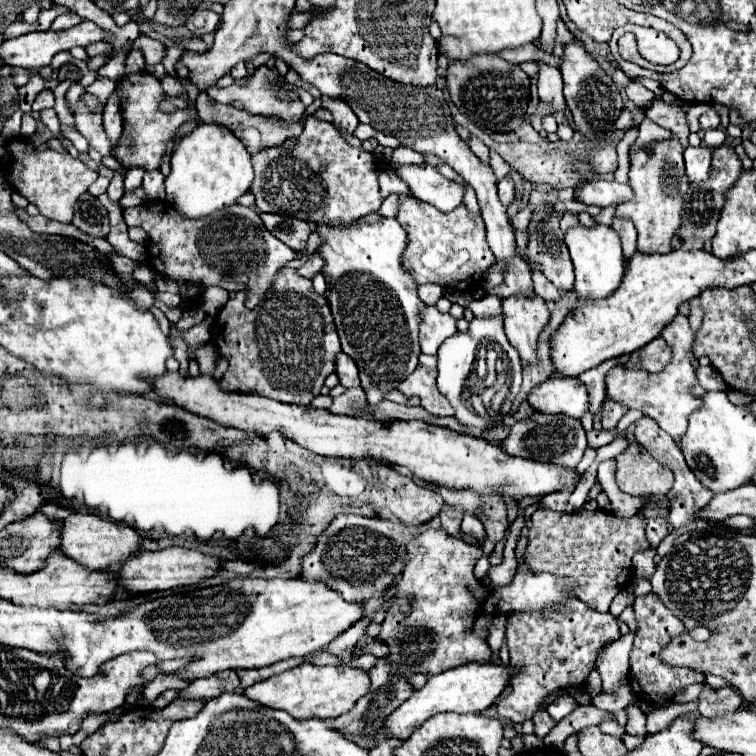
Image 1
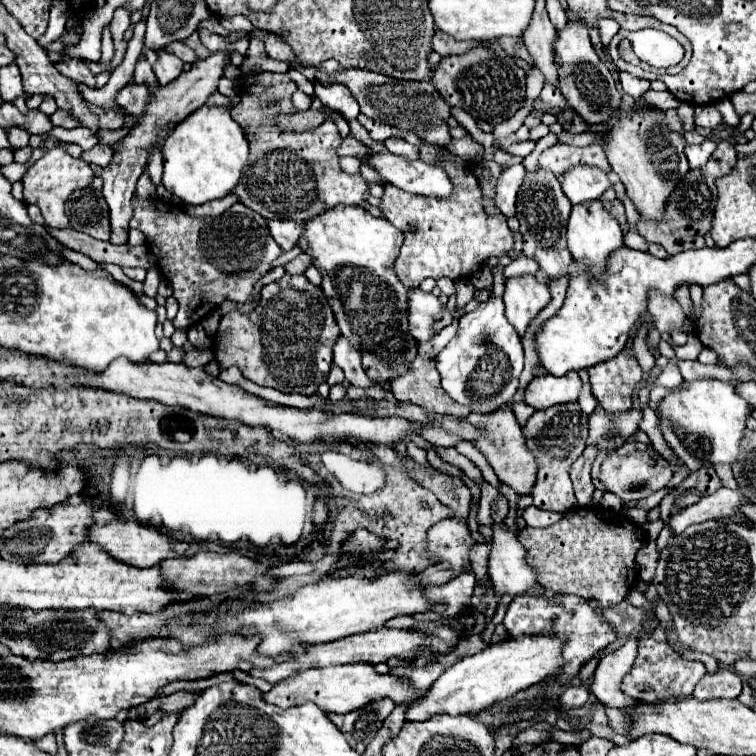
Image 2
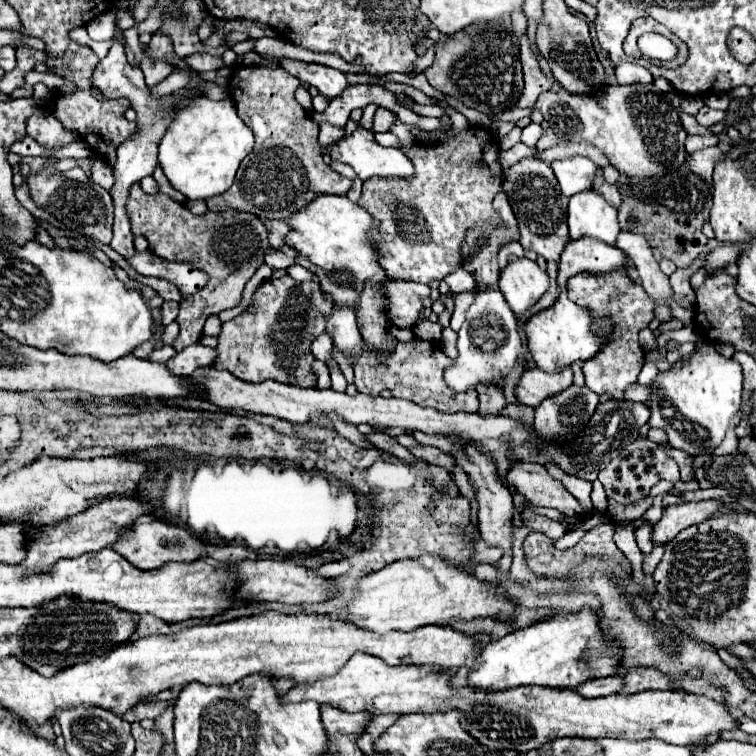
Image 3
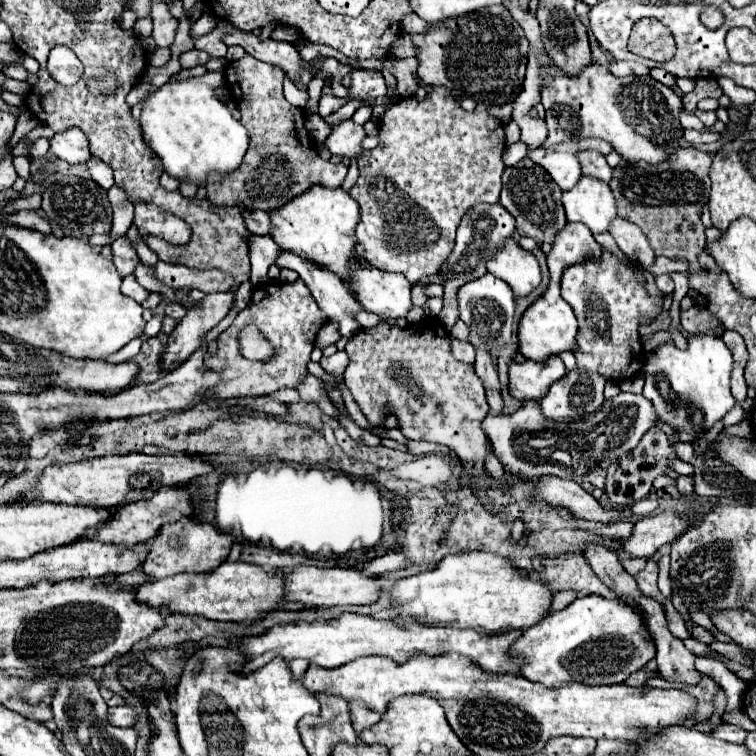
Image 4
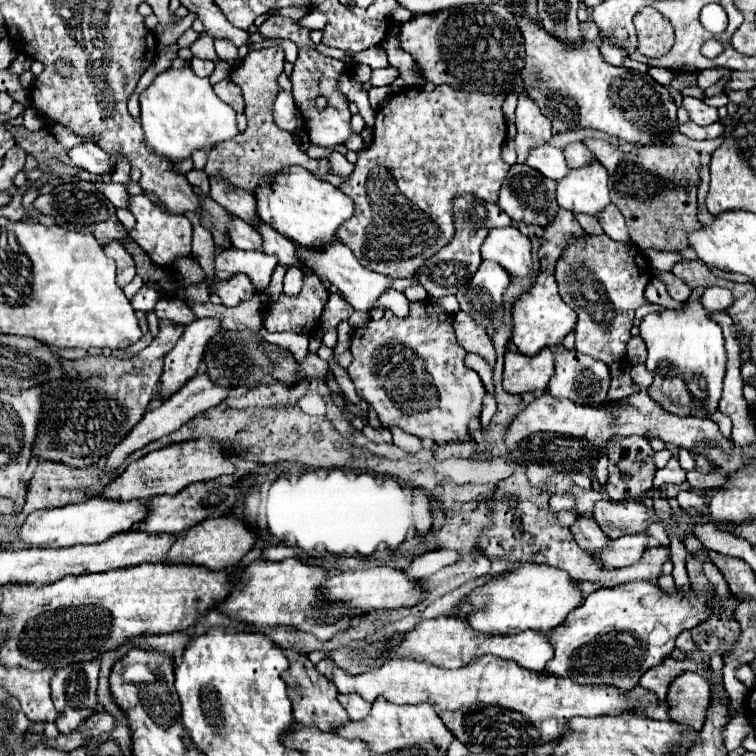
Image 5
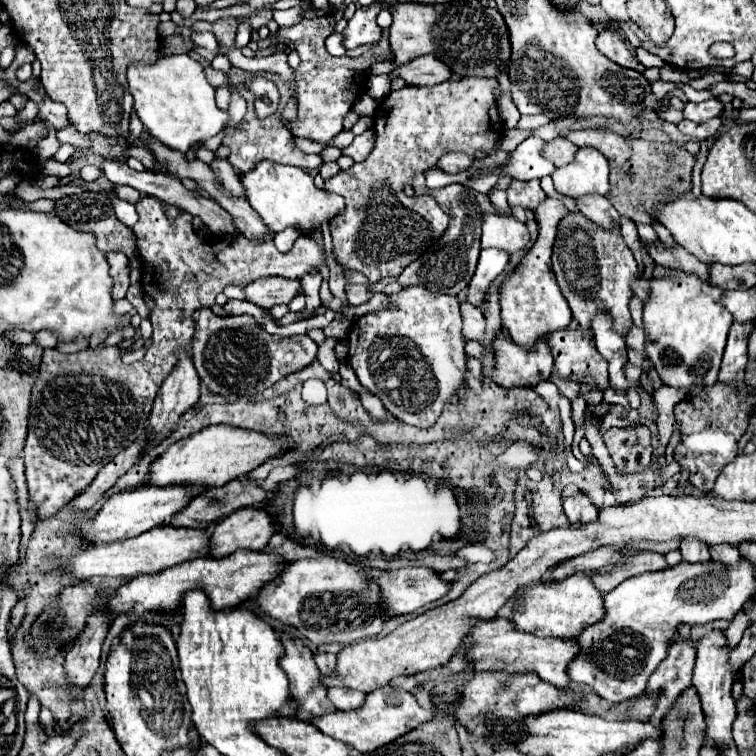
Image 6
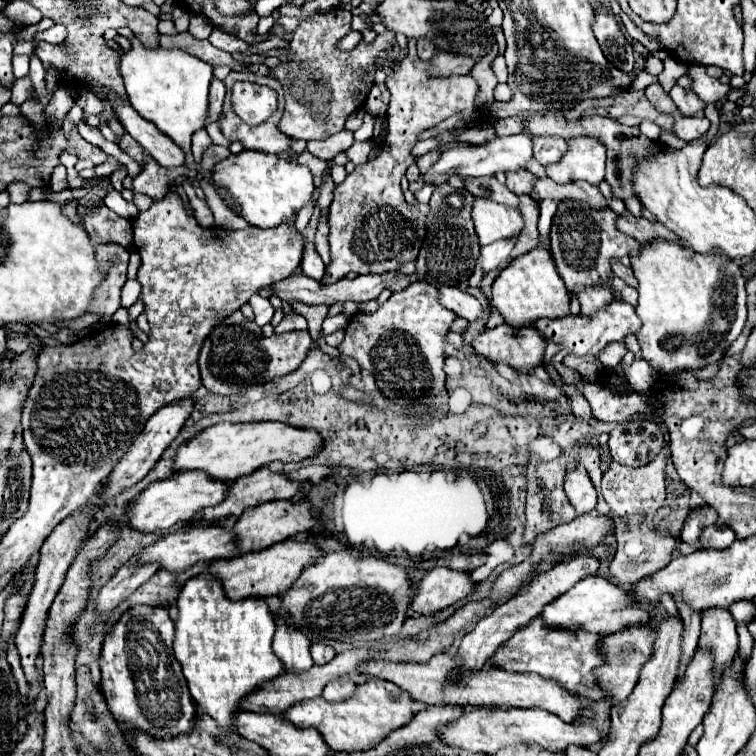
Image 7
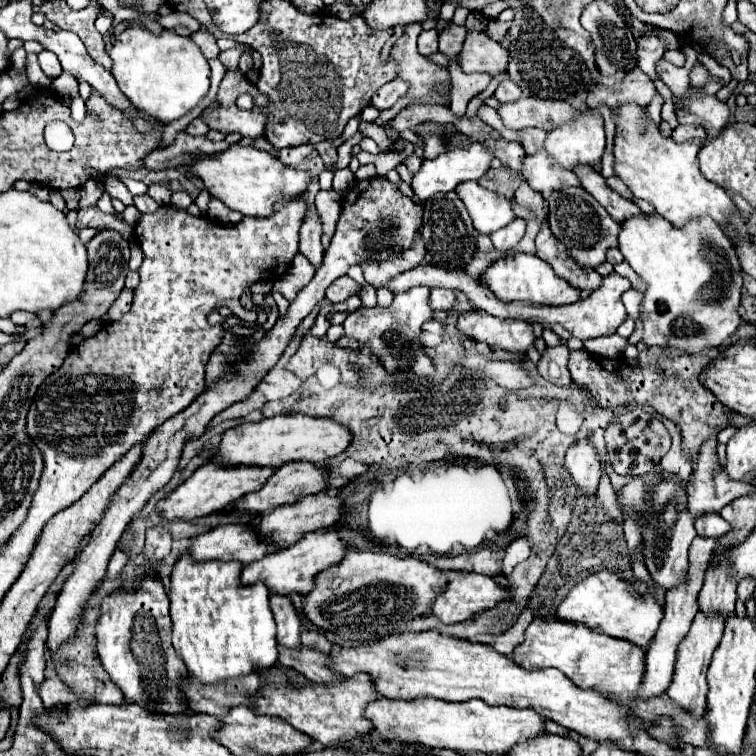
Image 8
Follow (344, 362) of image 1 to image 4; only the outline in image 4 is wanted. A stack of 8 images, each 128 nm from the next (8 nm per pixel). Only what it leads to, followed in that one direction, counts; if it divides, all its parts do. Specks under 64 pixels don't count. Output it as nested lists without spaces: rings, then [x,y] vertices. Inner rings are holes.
[[[280,250],[280,256],[276,258],[276,266],[278,268],[290,268],[290,270],[298,272],[298,276],[310,288],[310,292],[316,298],[316,302],[320,304],[320,308],[326,312],[328,320],[334,320],[334,322],[340,324],[340,336],[352,338],[360,330],[358,322],[354,320],[354,314],[360,310],[360,304],[354,300],[354,296],[350,294],[350,290],[346,288],[346,284],[336,274],[332,274],[326,268],[320,268],[320,266],[312,264],[310,260],[304,260],[302,256],[296,256],[294,252],[288,252],[288,250]]]

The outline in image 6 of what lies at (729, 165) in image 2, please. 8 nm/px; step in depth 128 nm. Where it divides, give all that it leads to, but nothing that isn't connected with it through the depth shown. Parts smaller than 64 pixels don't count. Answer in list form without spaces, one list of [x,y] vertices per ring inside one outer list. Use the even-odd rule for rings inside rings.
[[[588,128],[588,130],[576,130],[566,136],[576,146],[592,146],[598,148],[610,162],[610,192],[608,200],[612,206],[632,222],[644,222],[650,224],[650,218],[656,220],[654,212],[654,198],[660,190],[672,188],[676,192],[688,192],[692,188],[690,174],[694,168],[694,156],[686,152],[684,148],[668,142],[646,142],[632,136],[616,134],[608,128]]]

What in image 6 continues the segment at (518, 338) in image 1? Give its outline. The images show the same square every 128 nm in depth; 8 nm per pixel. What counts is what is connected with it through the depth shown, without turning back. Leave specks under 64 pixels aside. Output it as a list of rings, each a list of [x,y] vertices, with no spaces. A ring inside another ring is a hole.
[[[484,214],[482,218],[482,248],[500,248],[508,254],[522,250],[530,242],[526,224],[514,216],[504,214]]]

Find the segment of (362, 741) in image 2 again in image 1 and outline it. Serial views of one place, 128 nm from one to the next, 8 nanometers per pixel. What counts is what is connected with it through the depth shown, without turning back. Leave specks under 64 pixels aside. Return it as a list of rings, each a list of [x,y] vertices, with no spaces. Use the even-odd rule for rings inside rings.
[[[424,528],[420,536],[416,536],[412,552],[408,554],[408,566],[402,572],[396,596],[386,610],[388,616],[380,630],[380,640],[390,648],[390,656],[368,672],[372,680],[370,692],[360,698],[348,714],[328,722],[334,730],[362,738],[376,736],[384,726],[384,720],[410,698],[412,686],[406,682],[408,676],[418,672],[432,676],[468,662],[486,664],[490,660],[492,652],[486,642],[486,624],[496,614],[496,598],[472,574],[480,558],[482,544],[470,544],[450,536],[444,528]],[[406,594],[414,594],[414,600],[408,600]],[[402,602],[410,604],[408,614],[400,612],[398,606]]]

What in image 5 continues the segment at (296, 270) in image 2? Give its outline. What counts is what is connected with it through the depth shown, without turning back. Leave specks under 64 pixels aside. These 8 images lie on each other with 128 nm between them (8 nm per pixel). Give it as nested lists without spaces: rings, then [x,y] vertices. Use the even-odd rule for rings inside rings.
[[[230,216],[228,236],[230,236],[234,248],[240,248],[240,250],[262,250],[260,234],[250,224],[240,220],[238,216]]]

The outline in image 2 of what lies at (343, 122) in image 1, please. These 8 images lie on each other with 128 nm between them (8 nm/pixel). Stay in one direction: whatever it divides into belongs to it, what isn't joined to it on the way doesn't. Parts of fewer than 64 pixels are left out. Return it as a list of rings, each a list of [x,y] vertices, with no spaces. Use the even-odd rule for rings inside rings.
[[[314,80],[314,92],[316,98],[320,98],[320,102],[326,108],[332,108],[336,112],[340,112],[346,120],[354,120],[360,110],[356,100],[352,100],[352,94],[348,92],[348,88],[344,88],[344,84],[320,84],[318,80]]]

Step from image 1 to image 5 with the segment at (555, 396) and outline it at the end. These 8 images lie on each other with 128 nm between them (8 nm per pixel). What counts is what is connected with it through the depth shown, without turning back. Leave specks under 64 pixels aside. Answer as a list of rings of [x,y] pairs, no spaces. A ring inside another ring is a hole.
[[[542,348],[536,356],[524,356],[520,352],[506,350],[502,386],[510,394],[524,394],[546,390],[548,380],[554,374],[554,352]]]

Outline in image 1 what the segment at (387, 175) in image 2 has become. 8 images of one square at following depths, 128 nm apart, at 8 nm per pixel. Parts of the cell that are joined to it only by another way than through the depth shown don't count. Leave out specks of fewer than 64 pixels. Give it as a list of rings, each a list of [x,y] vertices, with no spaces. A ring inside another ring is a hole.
[[[400,166],[396,174],[408,184],[412,196],[436,206],[442,212],[452,212],[462,204],[464,188],[444,178],[436,166]]]

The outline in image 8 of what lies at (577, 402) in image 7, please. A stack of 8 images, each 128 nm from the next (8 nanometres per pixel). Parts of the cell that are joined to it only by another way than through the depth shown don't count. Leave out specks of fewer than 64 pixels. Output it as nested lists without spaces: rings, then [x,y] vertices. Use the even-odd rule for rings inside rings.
[[[546,346],[540,362],[538,362],[538,374],[546,378],[548,382],[554,382],[558,386],[572,386],[570,372],[566,368],[568,364],[568,346]]]

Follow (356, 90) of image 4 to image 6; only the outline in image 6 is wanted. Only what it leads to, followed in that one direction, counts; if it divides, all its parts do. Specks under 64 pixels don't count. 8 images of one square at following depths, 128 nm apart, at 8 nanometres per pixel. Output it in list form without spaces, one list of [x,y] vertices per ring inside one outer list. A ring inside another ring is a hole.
[[[420,56],[394,70],[390,76],[392,78],[400,76],[406,80],[406,84],[434,86],[450,80],[452,72],[448,72],[448,66],[442,60],[436,60],[436,56]]]

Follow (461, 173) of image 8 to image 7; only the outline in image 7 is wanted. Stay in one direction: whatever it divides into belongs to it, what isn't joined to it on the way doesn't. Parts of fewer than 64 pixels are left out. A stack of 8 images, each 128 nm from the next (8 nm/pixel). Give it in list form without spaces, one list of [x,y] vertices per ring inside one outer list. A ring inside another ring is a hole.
[[[526,134],[516,136],[494,136],[478,146],[454,146],[440,154],[438,162],[434,162],[428,172],[422,176],[424,184],[444,184],[452,176],[470,176],[470,178],[482,178],[482,176],[494,176],[498,170],[520,170],[526,168],[528,160],[532,158],[532,138]]]

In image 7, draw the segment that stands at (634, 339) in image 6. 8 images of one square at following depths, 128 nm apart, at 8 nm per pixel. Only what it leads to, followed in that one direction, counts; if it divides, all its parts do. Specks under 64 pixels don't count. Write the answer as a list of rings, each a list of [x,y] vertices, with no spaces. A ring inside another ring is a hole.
[[[612,300],[610,304],[606,304],[604,308],[600,308],[594,316],[562,316],[562,318],[556,318],[556,320],[536,320],[536,324],[532,324],[544,338],[550,338],[554,340],[560,348],[566,348],[570,350],[570,354],[592,354],[592,356],[598,356],[598,352],[610,342],[622,342],[624,336],[628,332],[638,332],[640,330],[640,318],[636,316],[634,308],[628,304],[628,302],[622,302],[622,300]]]

